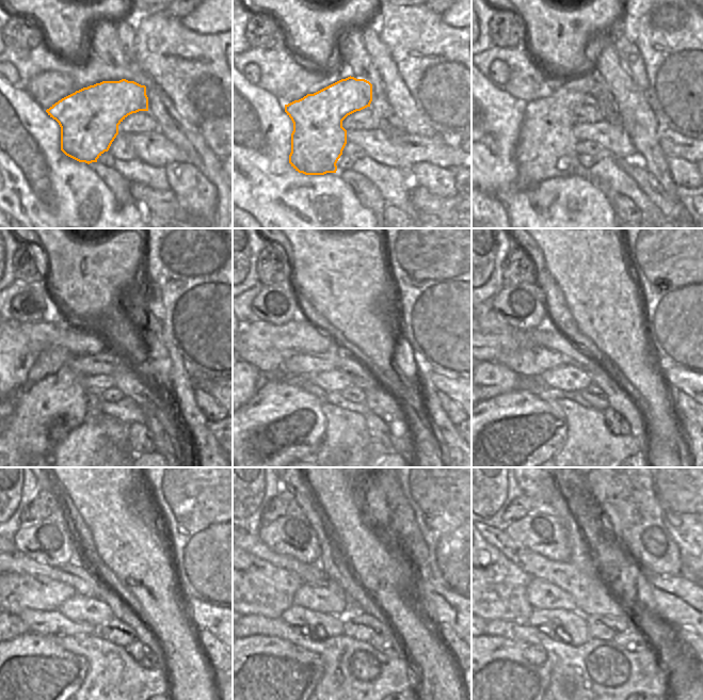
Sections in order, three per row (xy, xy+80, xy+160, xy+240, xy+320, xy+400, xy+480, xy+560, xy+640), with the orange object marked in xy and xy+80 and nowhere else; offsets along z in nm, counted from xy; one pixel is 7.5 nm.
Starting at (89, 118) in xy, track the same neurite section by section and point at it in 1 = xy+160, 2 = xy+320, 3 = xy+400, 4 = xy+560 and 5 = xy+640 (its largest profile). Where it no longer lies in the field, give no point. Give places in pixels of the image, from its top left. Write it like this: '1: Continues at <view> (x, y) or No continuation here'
1: Continues at xy+160 (545, 148)
2: Continues at xy+320 (281, 424)
3: Continues at xy+400 (497, 445)
4: Continues at xy+560 (260, 684)
5: Continues at xy+640 (493, 684).

